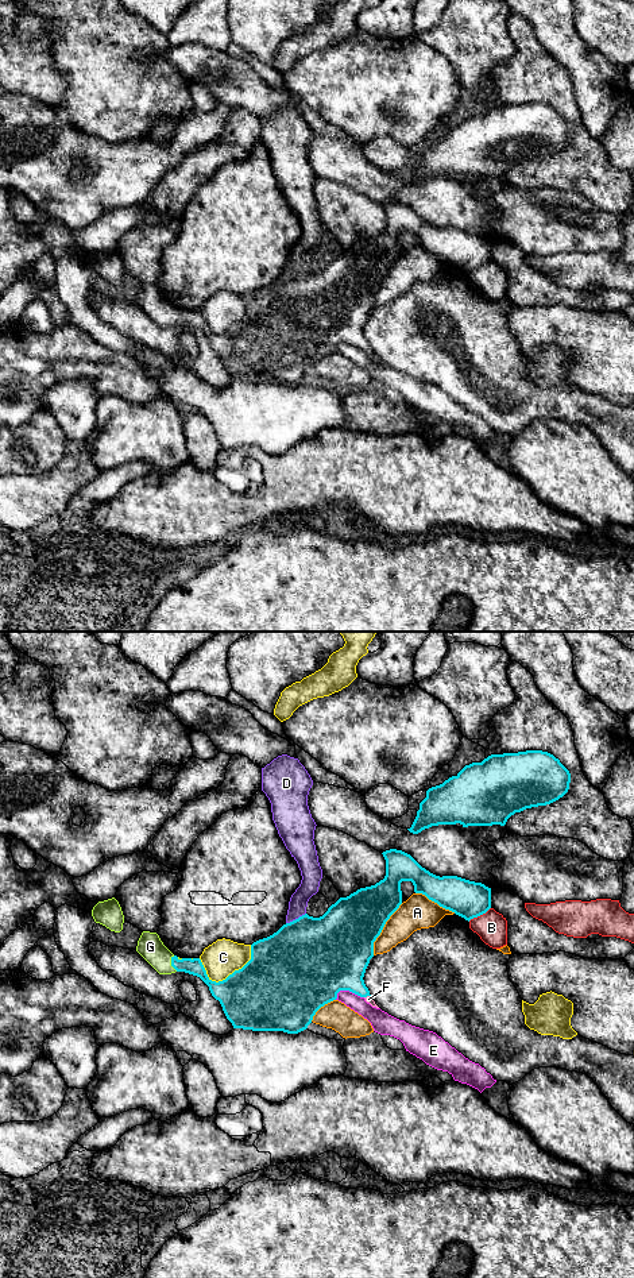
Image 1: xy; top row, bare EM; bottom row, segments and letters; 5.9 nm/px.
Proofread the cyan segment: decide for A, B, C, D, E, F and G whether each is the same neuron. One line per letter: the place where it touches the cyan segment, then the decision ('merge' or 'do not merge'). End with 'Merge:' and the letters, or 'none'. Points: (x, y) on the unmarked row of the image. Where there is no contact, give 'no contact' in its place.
A: xy (382, 281) | do not merge
B: xy (479, 267) | do not merge
C: xy (235, 323) | do not merge
D: xy (296, 271) | do not merge
E: xy (347, 342) | do not merge
F: xy (367, 347) | merge
G: xy (171, 316) | merge
Merge: F, G

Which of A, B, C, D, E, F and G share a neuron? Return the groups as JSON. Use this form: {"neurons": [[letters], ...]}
{"neurons": [["A"], ["B"], ["C"], ["D"], ["E"], ["F", "G"]]}

